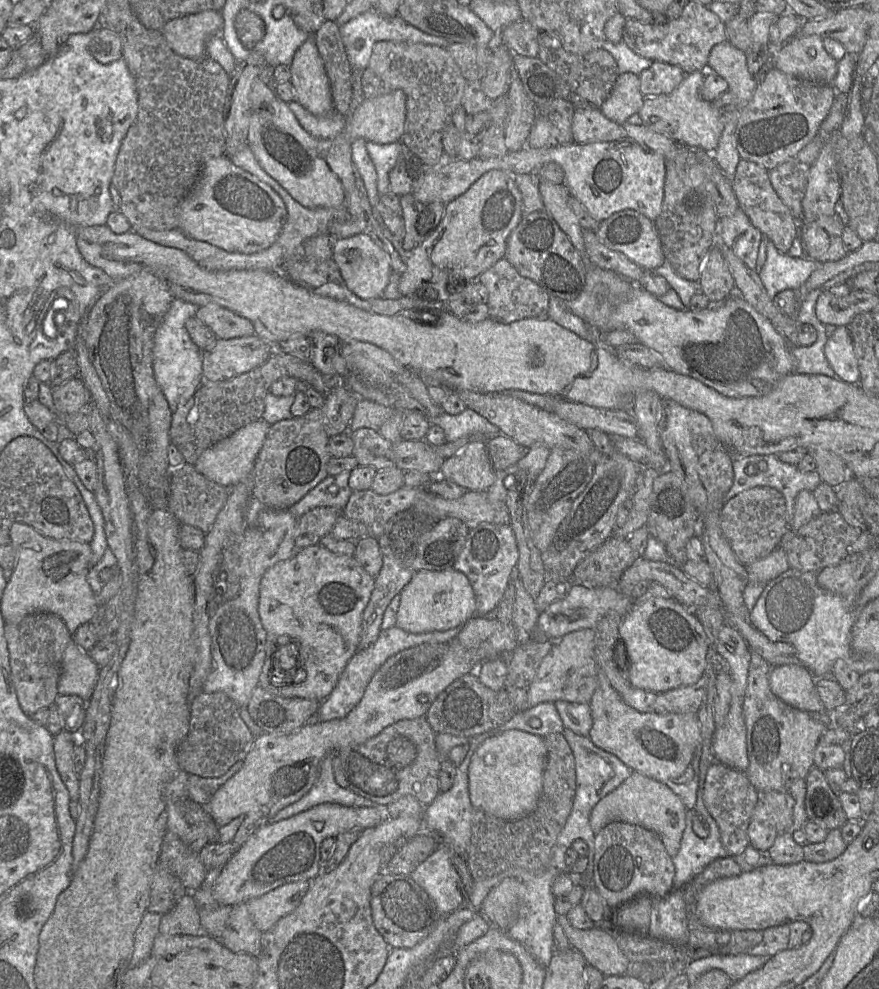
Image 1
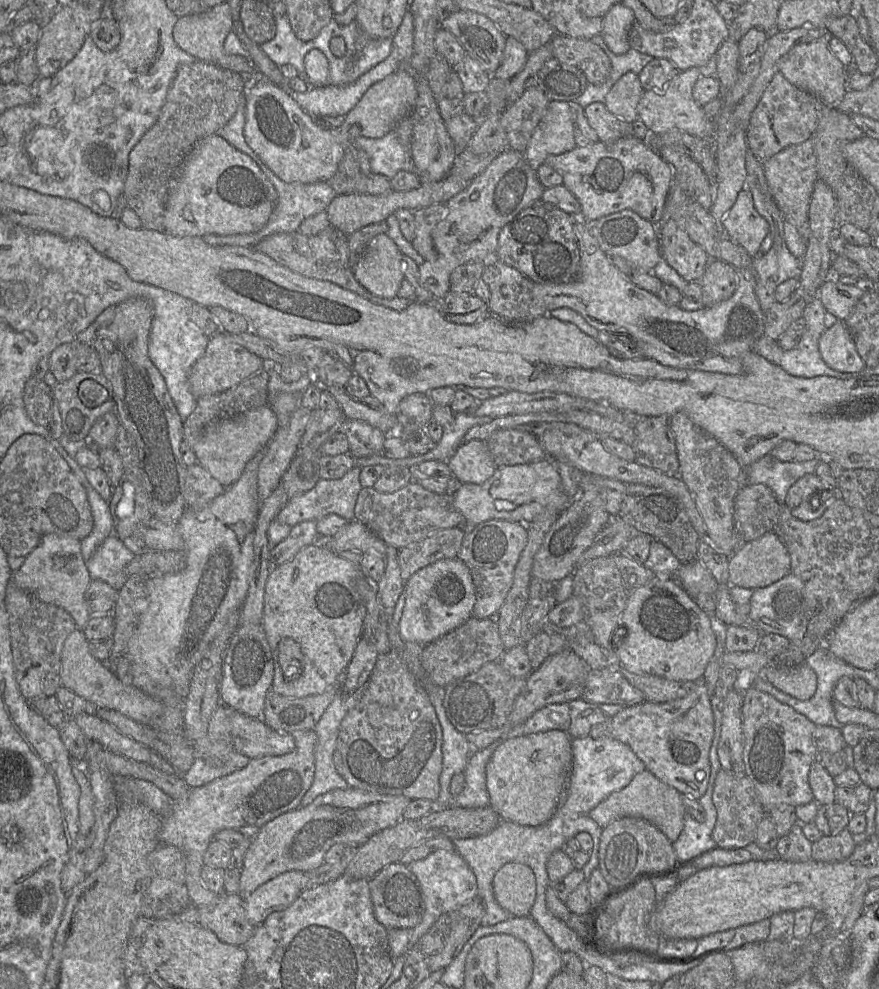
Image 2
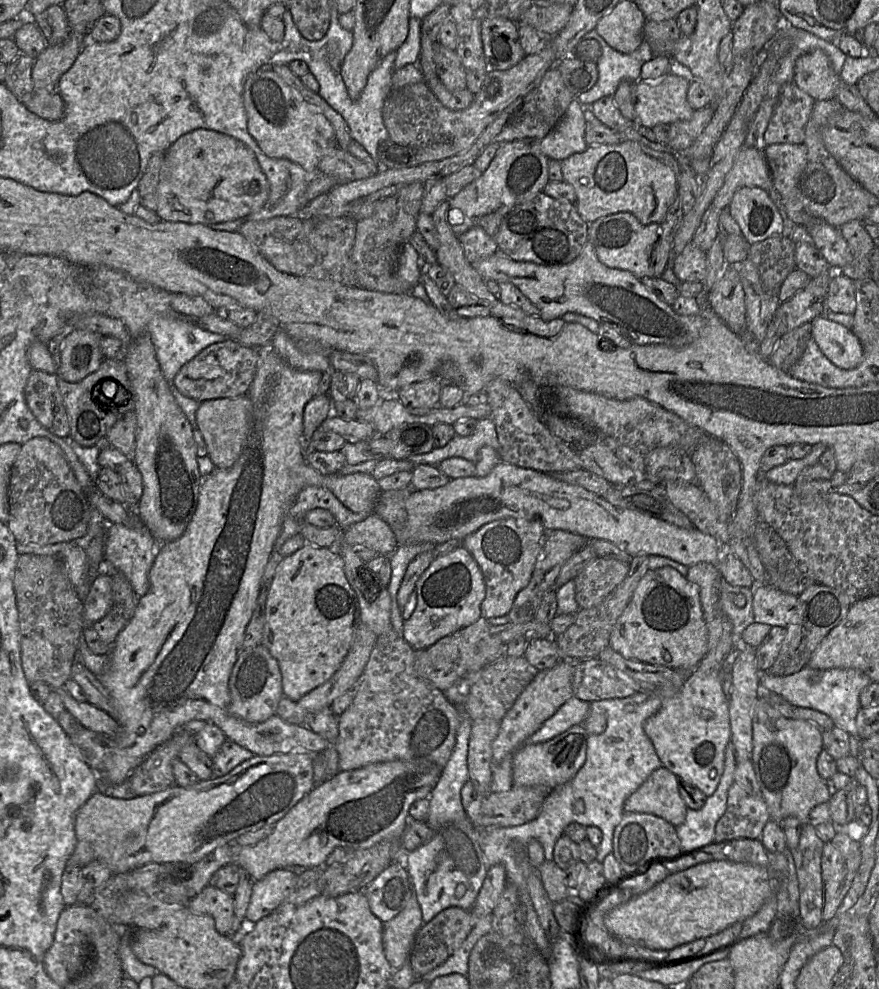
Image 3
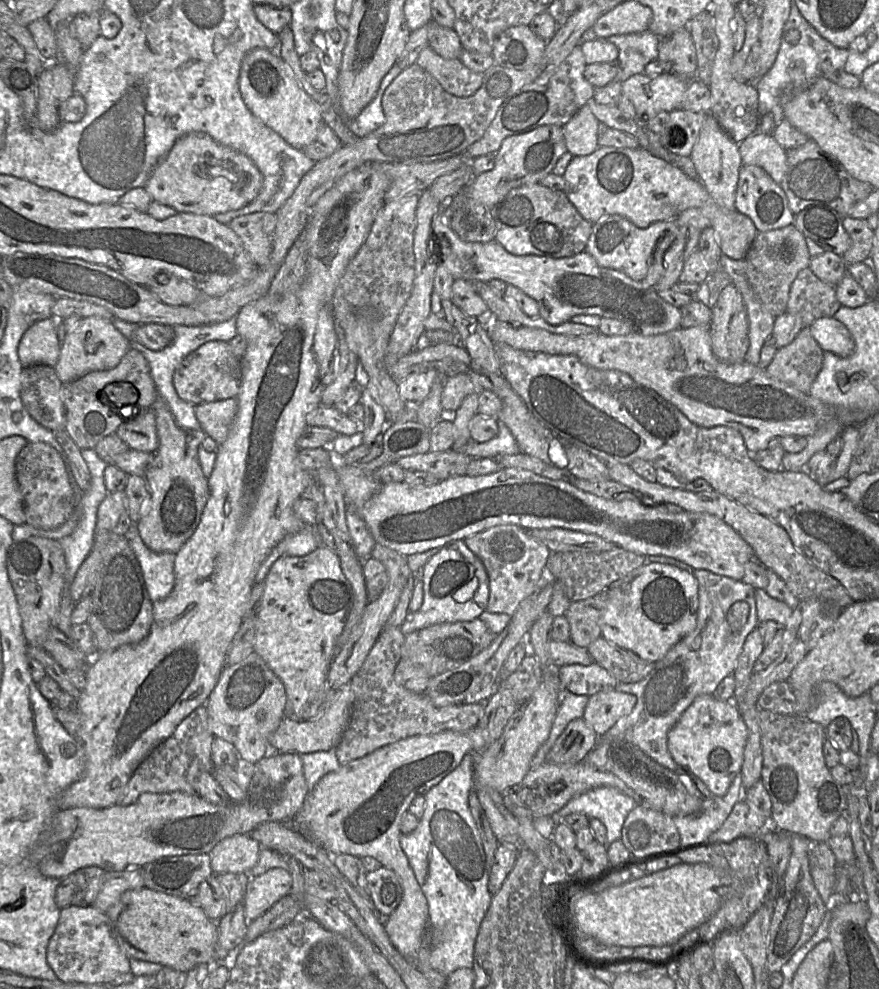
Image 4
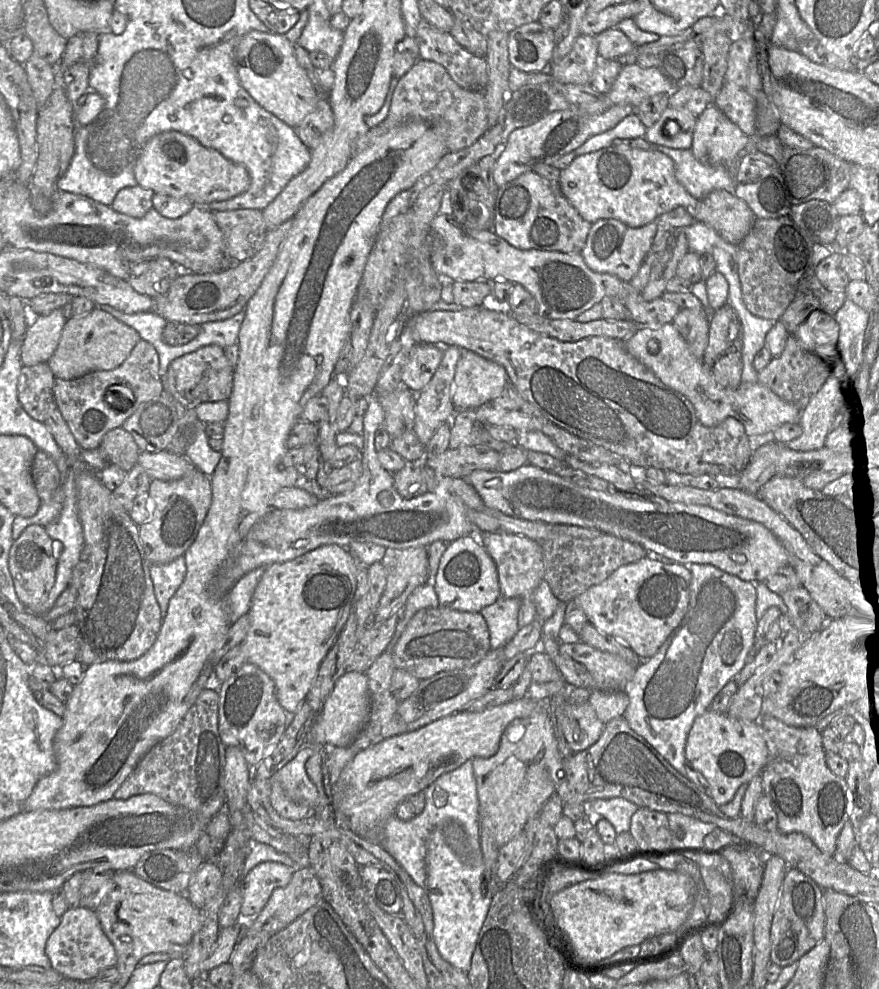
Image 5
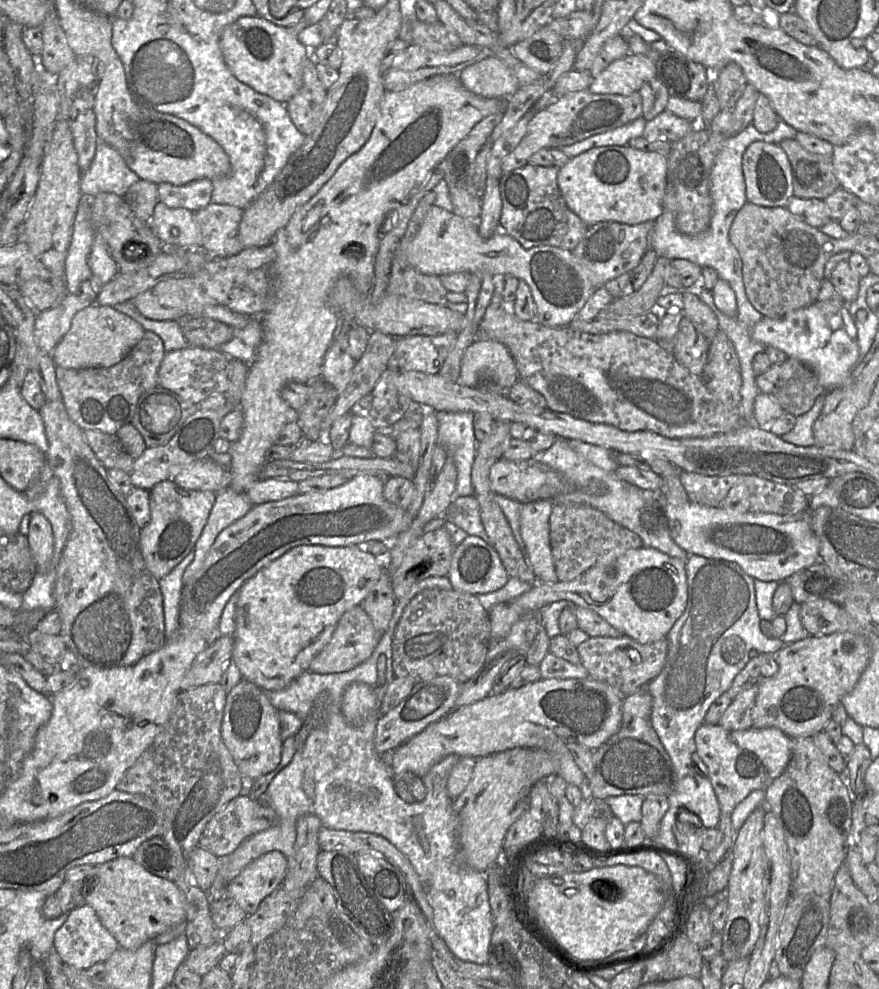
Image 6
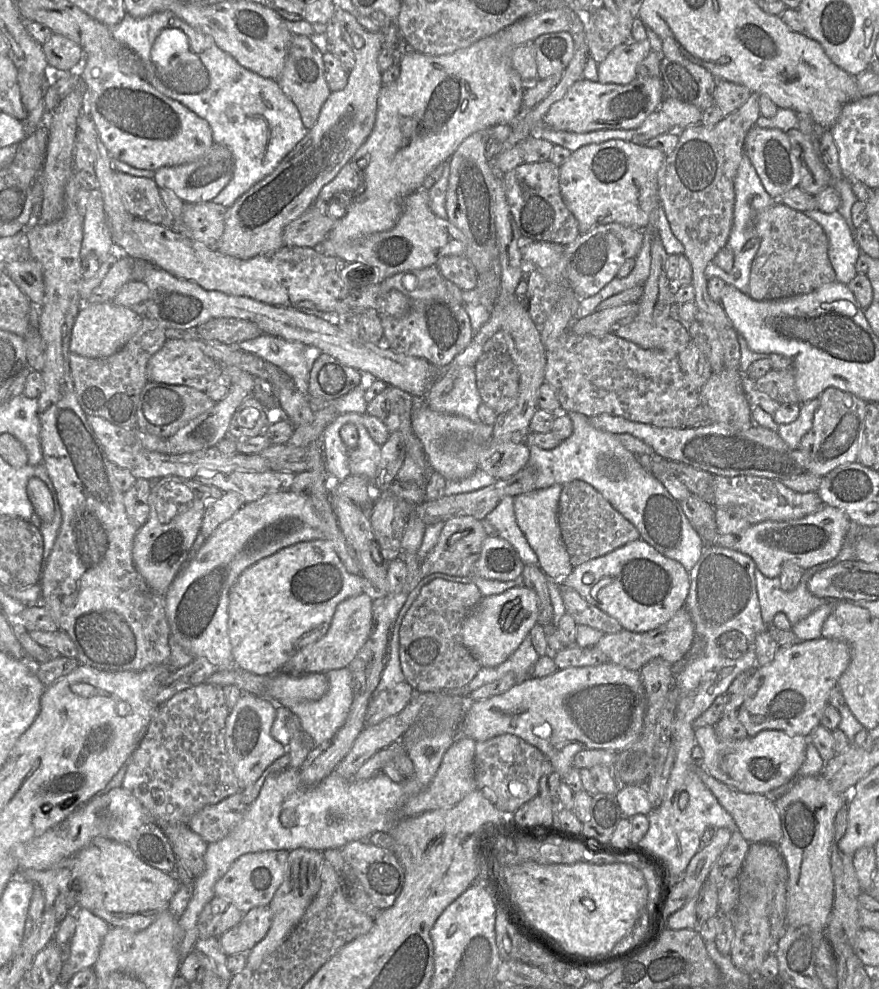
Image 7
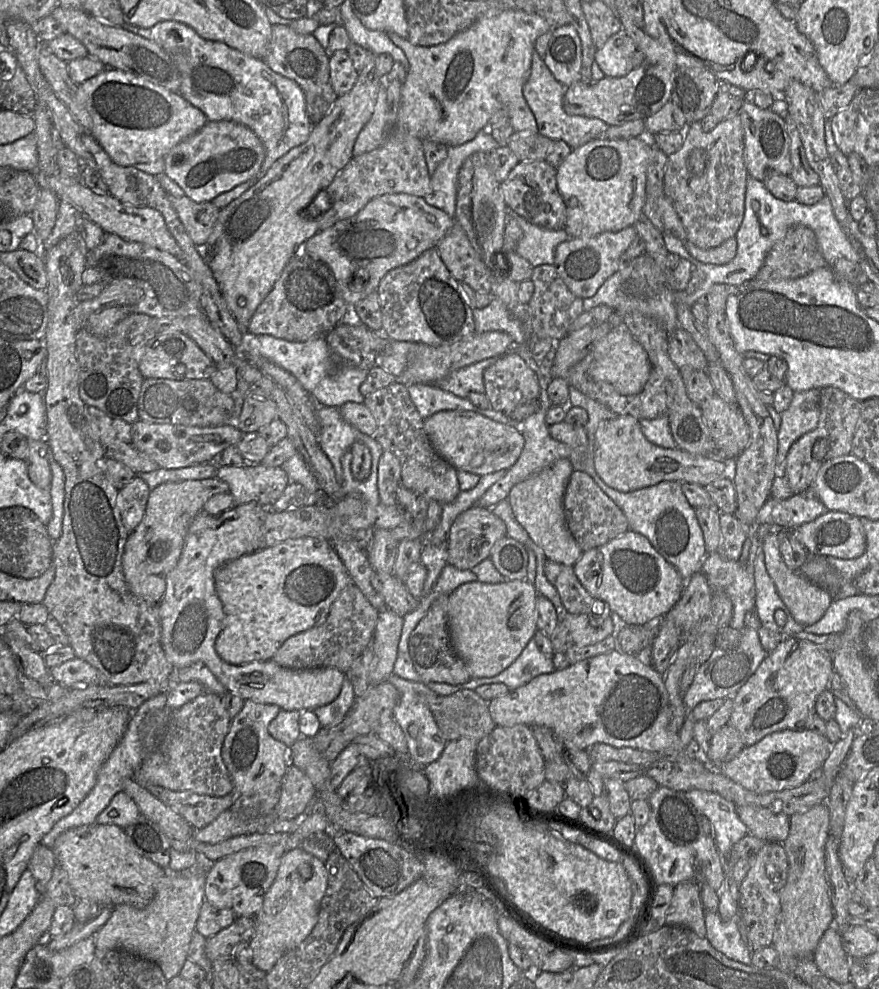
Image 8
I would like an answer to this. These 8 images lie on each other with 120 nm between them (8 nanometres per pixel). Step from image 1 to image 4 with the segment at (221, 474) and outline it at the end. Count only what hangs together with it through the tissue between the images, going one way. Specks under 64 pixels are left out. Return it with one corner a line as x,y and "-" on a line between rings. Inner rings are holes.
237,397
203,403
194,407
201,430
218,445
227,439
237,411

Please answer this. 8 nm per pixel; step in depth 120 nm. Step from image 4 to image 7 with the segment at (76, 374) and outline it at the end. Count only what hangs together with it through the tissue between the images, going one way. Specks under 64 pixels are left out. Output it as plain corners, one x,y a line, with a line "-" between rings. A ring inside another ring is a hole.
113,302
84,303
73,324
70,352
90,358
105,358
116,353
137,332
142,316

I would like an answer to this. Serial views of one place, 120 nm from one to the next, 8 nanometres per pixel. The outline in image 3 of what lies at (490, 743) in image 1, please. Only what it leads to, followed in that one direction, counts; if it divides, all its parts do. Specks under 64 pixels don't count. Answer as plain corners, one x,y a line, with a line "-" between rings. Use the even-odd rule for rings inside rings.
575,725
549,741
523,744
512,755
513,786
544,786
552,791
570,781
585,762
588,735
583,725

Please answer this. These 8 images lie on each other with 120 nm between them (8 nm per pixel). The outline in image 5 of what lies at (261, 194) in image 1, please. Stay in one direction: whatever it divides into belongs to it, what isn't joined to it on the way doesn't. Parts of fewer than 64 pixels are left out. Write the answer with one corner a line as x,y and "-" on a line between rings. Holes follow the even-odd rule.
178,131
162,132
149,139
135,162
134,174
138,185
153,190
155,194
188,199
196,206
208,206
212,202
231,199
247,191
251,183
244,166
234,163
217,150
203,146
196,139

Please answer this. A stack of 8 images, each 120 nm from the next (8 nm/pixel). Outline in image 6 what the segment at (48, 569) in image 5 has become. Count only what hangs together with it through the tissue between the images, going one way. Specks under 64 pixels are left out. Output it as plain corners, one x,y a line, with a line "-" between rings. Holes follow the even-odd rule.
32,513
27,537
38,571
47,569
53,557
54,534
51,523
43,514

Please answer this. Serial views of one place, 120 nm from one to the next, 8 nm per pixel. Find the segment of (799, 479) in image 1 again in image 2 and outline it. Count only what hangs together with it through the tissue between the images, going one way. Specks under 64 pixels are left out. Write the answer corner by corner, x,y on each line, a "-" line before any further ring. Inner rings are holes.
766,455
744,470
744,485
765,485
772,490
780,504
786,504
790,487
804,475
815,473
820,461
819,456
806,462
781,462

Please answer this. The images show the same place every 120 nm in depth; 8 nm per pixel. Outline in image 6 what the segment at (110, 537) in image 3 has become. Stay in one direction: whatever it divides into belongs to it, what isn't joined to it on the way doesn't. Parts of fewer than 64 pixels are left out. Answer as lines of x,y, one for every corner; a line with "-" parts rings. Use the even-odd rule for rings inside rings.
192,549
178,565
159,580
159,587
163,597
164,631
166,641
176,636
176,631
179,628
182,576
193,558
194,550

